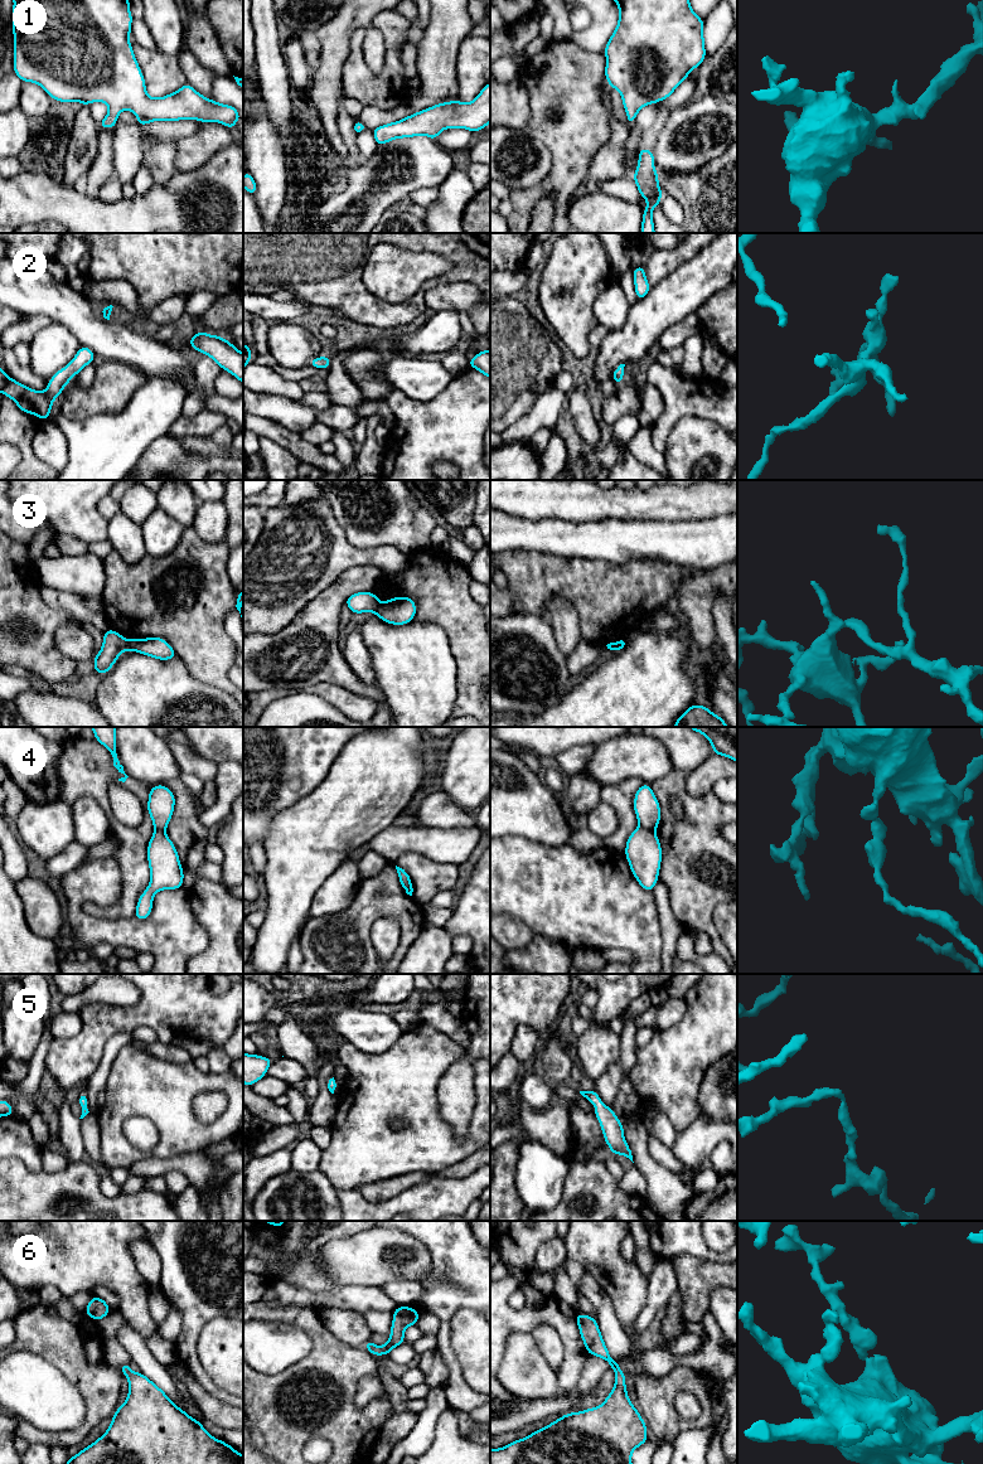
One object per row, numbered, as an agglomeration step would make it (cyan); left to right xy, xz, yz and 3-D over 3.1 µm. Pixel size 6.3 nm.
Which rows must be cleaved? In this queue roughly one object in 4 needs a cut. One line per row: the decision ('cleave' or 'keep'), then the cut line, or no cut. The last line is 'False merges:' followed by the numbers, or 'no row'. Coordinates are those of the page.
1: keep; cut none
2: keep; cut none
3: cleave; cut xy (127, 640), (130, 649)
4: cleave; cut yz (639, 824), (653, 832)
5: keep; cut none
6: keep; cut none
False merges: 3, 4

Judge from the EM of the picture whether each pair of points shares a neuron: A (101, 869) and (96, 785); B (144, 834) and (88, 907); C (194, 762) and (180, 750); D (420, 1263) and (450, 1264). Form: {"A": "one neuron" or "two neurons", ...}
{"A": "two neurons", "B": "one neuron", "C": "one neuron", "D": "two neurons"}

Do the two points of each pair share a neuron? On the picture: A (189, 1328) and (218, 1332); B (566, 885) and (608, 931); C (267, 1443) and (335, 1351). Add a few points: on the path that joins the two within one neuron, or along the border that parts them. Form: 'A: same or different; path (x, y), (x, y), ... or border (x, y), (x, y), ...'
A: different; border (227, 1317), (213, 1318), (201, 1331), (198, 1358)
B: same; path (577, 896), (601, 920)
C: same; path (274, 1414), (277, 1386), (294, 1372), (306, 1371)

